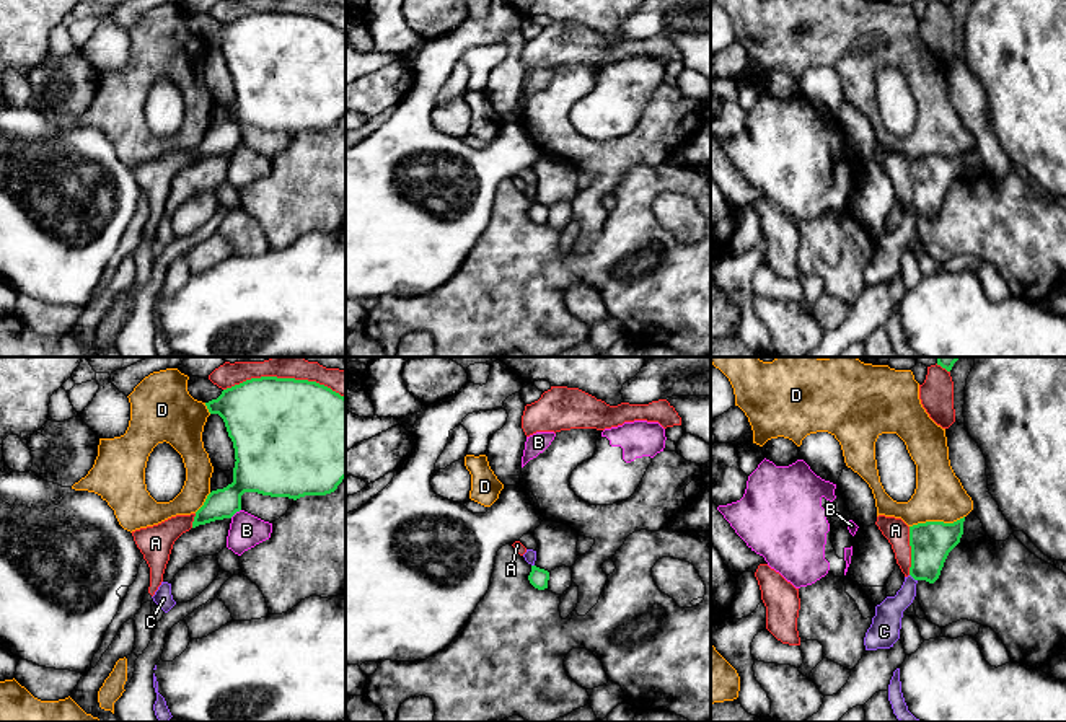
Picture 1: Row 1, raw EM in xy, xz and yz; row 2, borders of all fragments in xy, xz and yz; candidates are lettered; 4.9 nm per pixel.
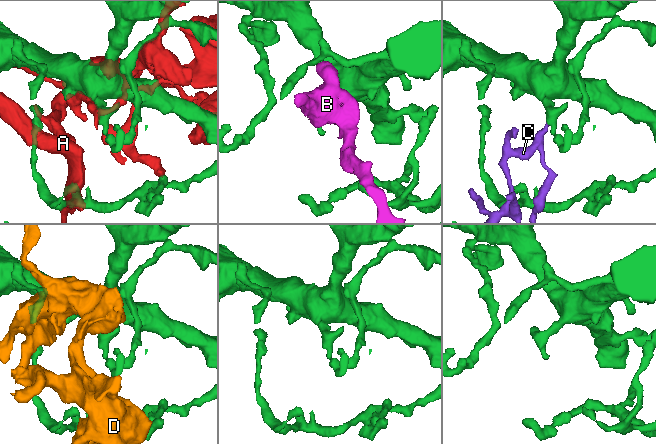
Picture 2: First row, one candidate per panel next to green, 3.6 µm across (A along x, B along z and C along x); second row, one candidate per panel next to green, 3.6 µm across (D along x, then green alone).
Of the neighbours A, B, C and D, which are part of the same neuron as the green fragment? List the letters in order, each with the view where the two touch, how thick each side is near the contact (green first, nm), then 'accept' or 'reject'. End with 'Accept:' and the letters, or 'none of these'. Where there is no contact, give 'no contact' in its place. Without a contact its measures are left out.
A: meets green in yz; 200 nm thick on the green side, 120 nm on the other; reject
B: meets green in xy; 240 nm thick on the green side, 160 nm on the other; reject
C: meets green in yz; 200 nm thick on the green side, 140 nm on the other; accept
D: meets green in yz; 200 nm thick on the green side, 260 nm on the other; reject
Accept: C

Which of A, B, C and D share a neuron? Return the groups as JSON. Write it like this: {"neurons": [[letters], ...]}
{"neurons": [["A"], ["B"], ["C"], ["D"]]}

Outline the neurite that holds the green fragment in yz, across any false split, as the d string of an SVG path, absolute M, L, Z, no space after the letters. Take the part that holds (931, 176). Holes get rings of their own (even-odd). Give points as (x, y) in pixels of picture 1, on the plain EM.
M965 152L954 156L926 156L910 161L911 202L895 231L875 241L875 251L866 267L866 285L890 284L900 274L903 246L916 231L916 218L934 218L949 187L960 178Z

